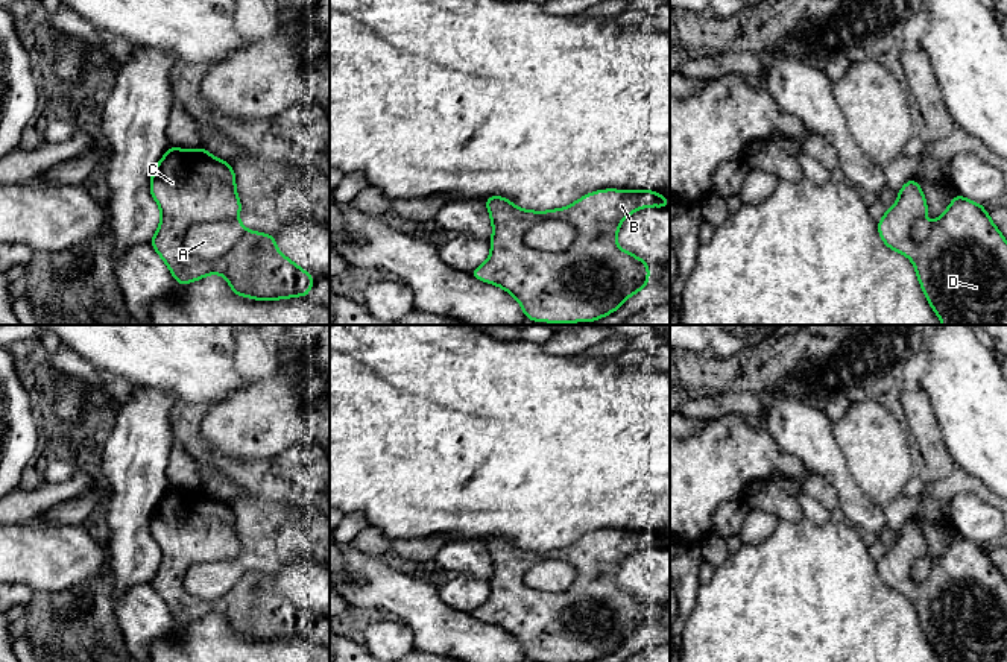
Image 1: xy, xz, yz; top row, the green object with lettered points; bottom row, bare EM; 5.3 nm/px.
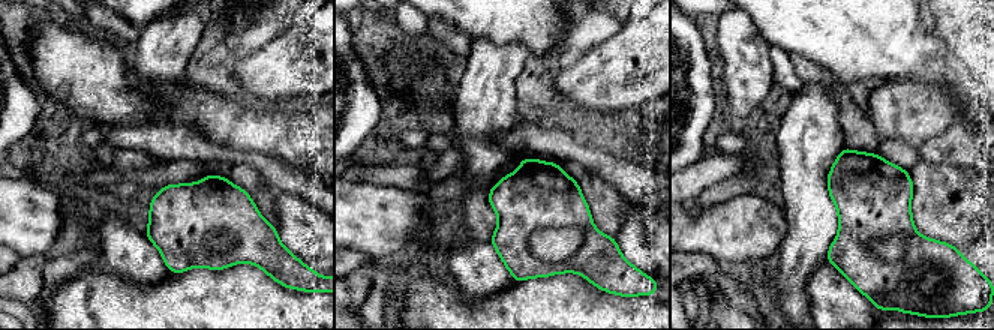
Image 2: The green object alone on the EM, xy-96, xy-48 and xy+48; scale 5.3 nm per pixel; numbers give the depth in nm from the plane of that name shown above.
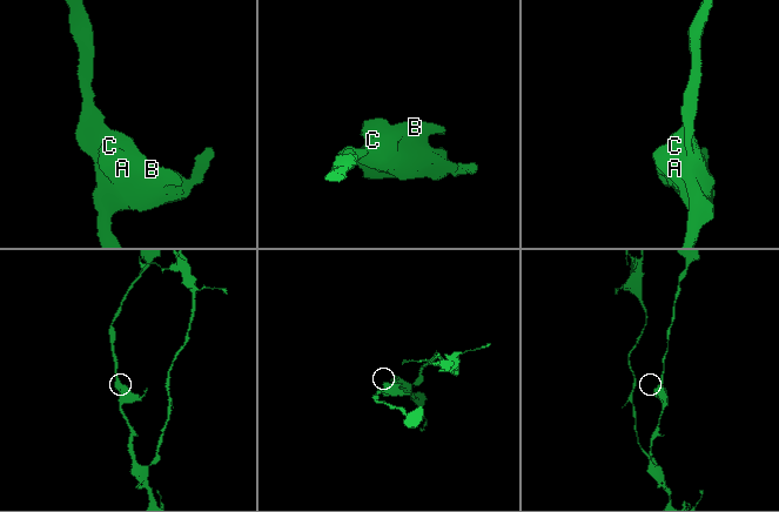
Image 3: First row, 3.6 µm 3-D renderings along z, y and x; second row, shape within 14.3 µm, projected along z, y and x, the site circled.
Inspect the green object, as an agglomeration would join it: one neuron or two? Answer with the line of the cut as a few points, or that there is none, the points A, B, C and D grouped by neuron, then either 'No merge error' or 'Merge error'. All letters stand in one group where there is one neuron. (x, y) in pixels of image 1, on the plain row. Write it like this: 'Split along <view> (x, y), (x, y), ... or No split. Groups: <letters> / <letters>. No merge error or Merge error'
Split along xy (248, 570), (227, 592), (216, 598), (198, 598), (183, 585). Groups: A / B C D. Merge error

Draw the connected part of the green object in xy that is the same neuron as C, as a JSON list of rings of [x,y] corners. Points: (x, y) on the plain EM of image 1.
[[[169,487],[150,516],[150,534],[161,550],[161,560],[150,580],[179,626],[194,623],[211,613],[222,615],[234,635],[258,641],[308,636],[314,618],[279,592],[275,575],[257,571],[245,572],[228,594],[217,600],[193,597],[184,586],[184,577],[196,563],[223,562],[238,557],[241,544],[235,528],[232,507],[204,487],[185,490]]]

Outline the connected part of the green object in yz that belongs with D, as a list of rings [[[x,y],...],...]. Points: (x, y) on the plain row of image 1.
[[[911,518],[876,566],[887,588],[911,600],[923,635],[940,662],[1007,662],[1007,580],[984,547],[955,531],[945,553],[931,563],[930,577],[919,583],[913,580],[911,568],[927,551],[923,531]]]

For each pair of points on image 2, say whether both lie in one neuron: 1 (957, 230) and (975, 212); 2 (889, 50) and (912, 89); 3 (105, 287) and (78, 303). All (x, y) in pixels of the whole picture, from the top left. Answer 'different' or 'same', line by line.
1: same
2: different
3: same

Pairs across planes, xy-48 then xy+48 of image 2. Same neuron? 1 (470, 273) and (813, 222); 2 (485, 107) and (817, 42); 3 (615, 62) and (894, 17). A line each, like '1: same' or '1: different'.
1: different
2: different
3: different

